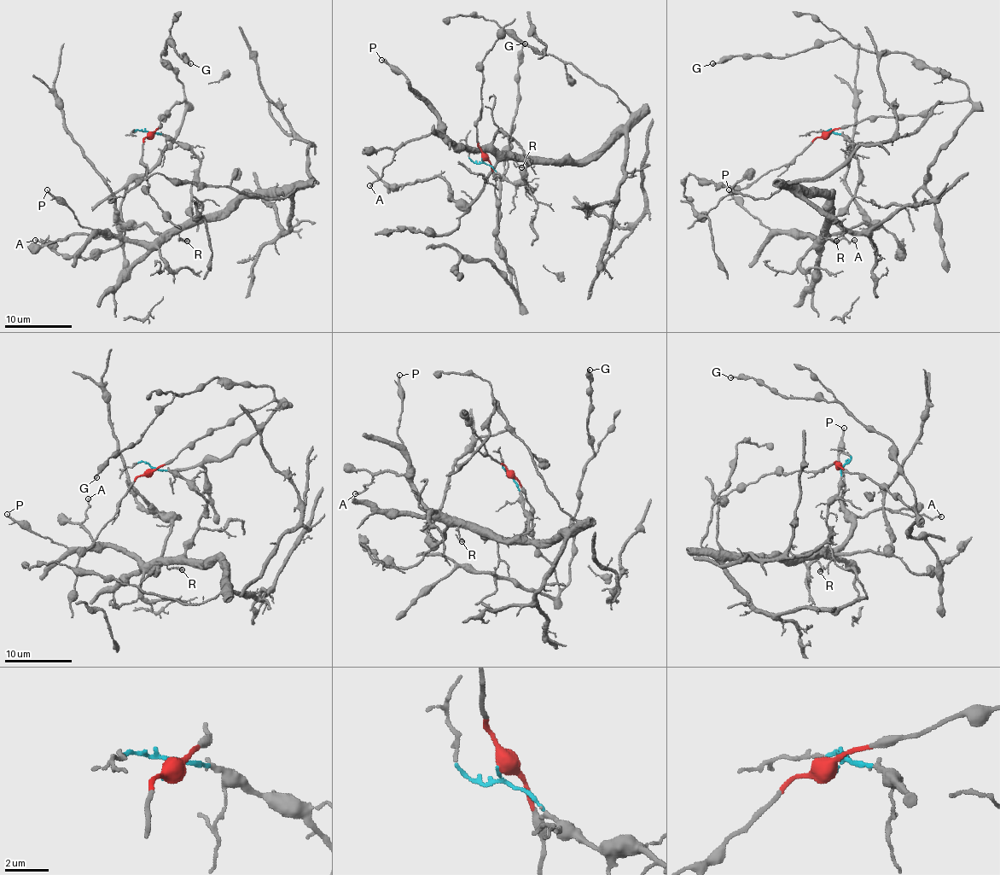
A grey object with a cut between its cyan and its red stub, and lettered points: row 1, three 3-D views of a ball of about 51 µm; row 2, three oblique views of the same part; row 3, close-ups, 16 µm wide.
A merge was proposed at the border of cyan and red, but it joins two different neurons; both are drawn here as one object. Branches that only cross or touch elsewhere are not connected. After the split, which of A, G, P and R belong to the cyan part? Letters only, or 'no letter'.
A, P, R

